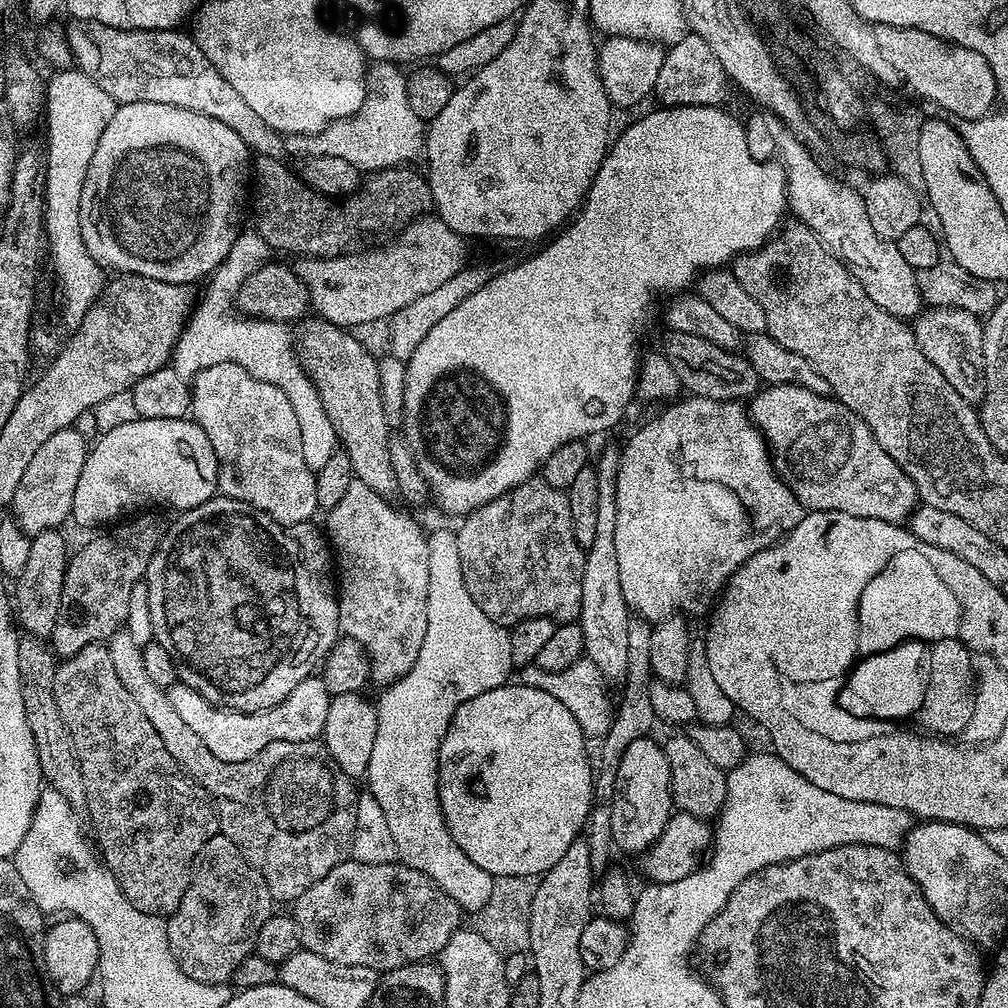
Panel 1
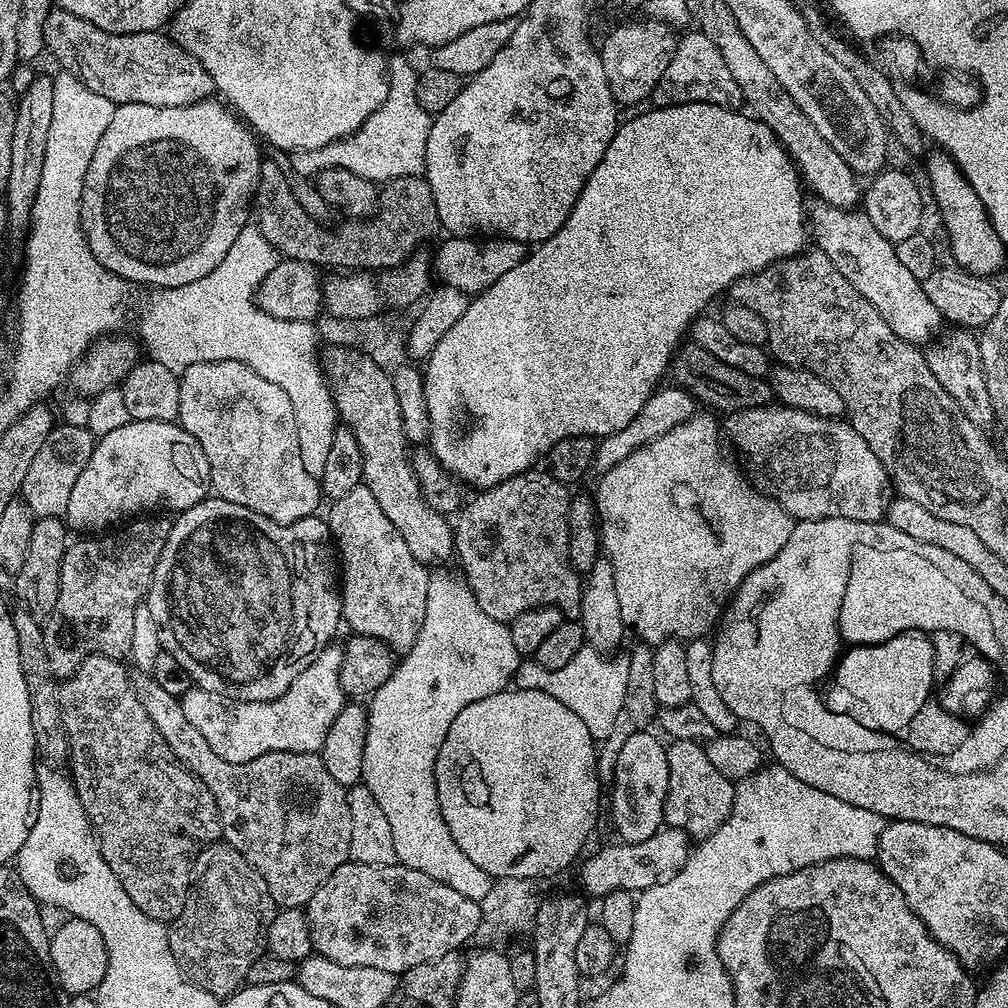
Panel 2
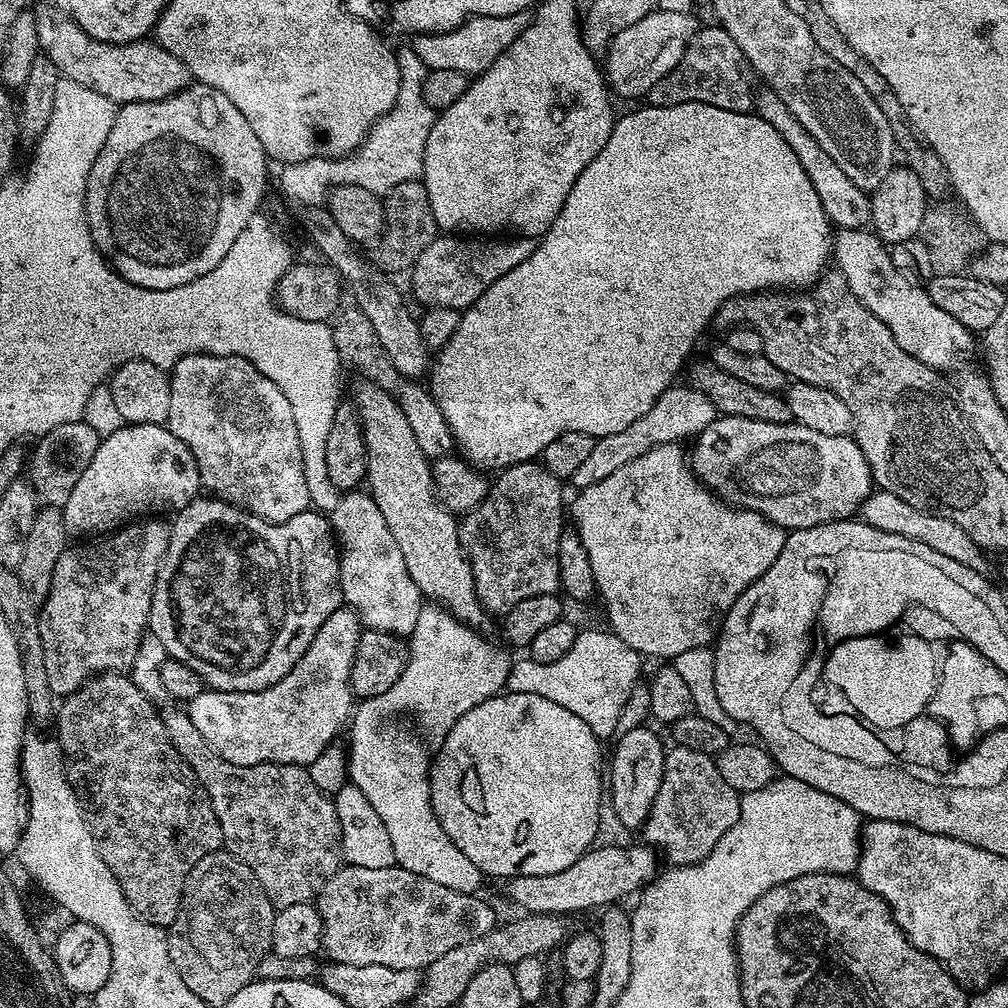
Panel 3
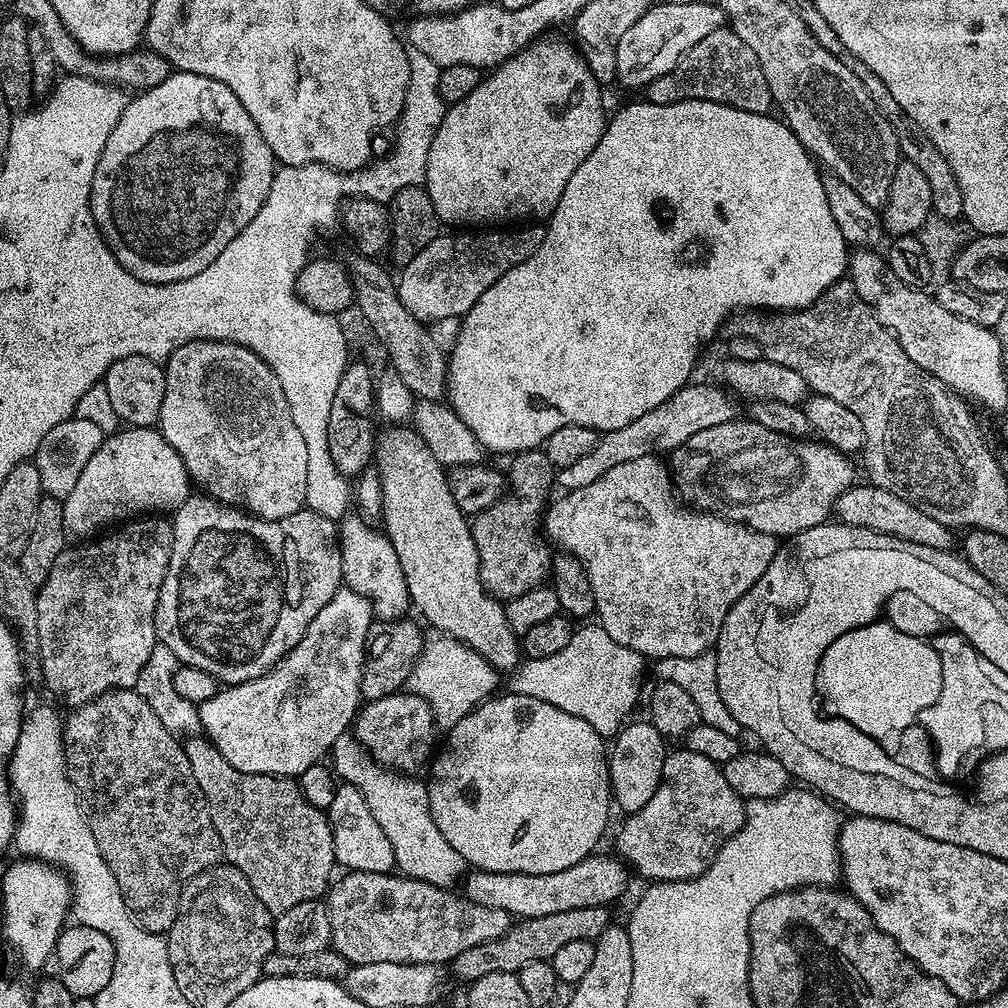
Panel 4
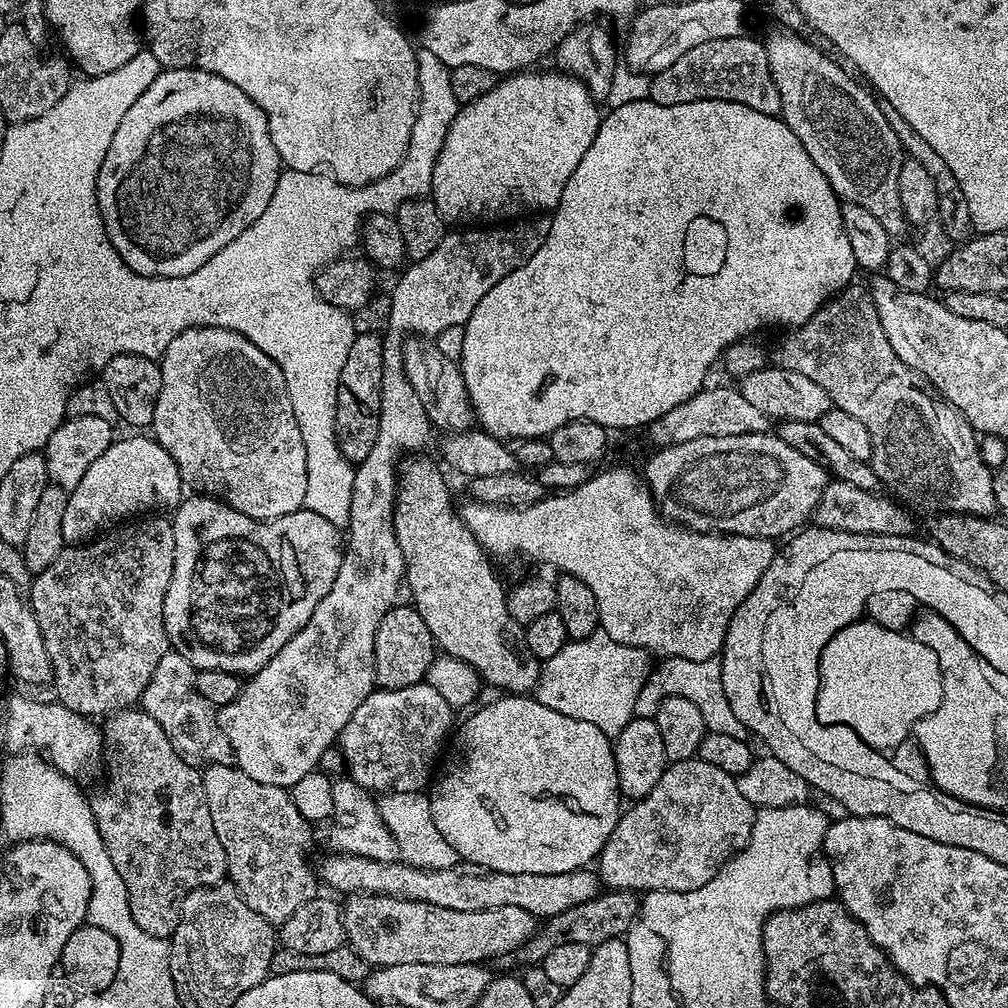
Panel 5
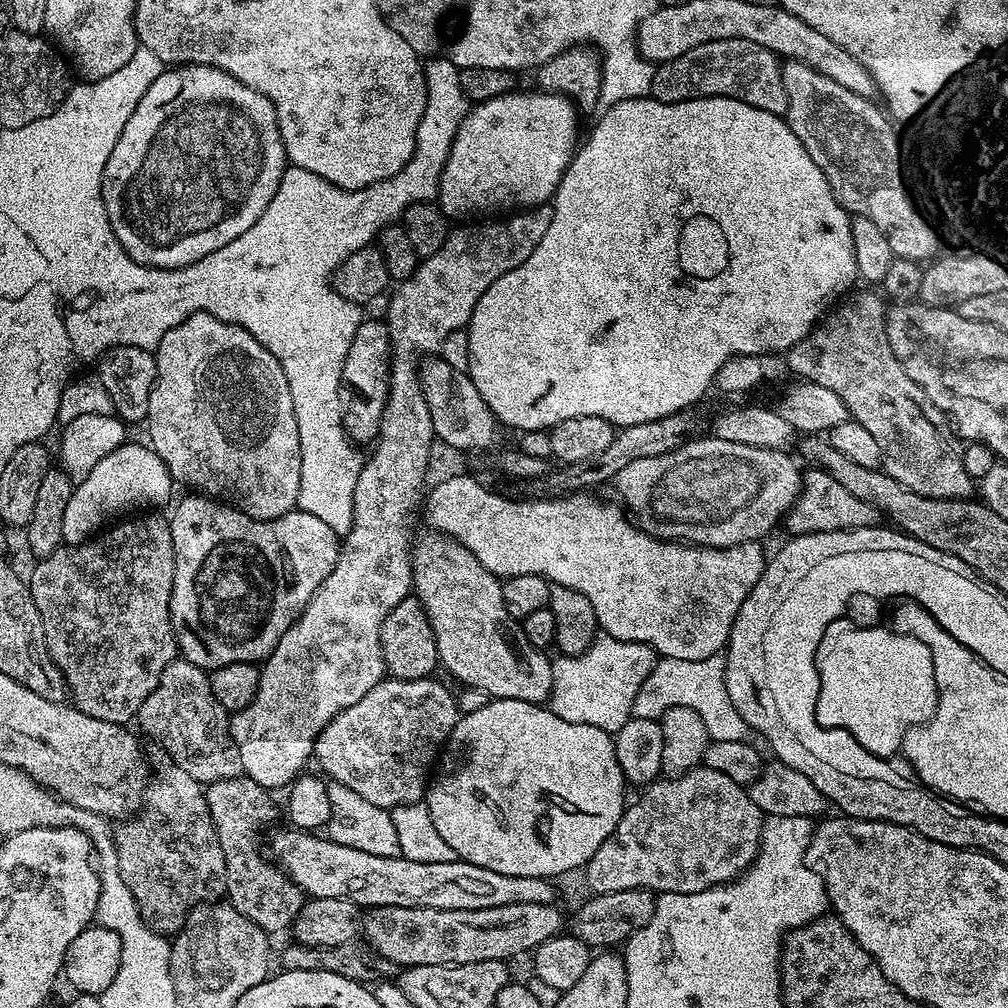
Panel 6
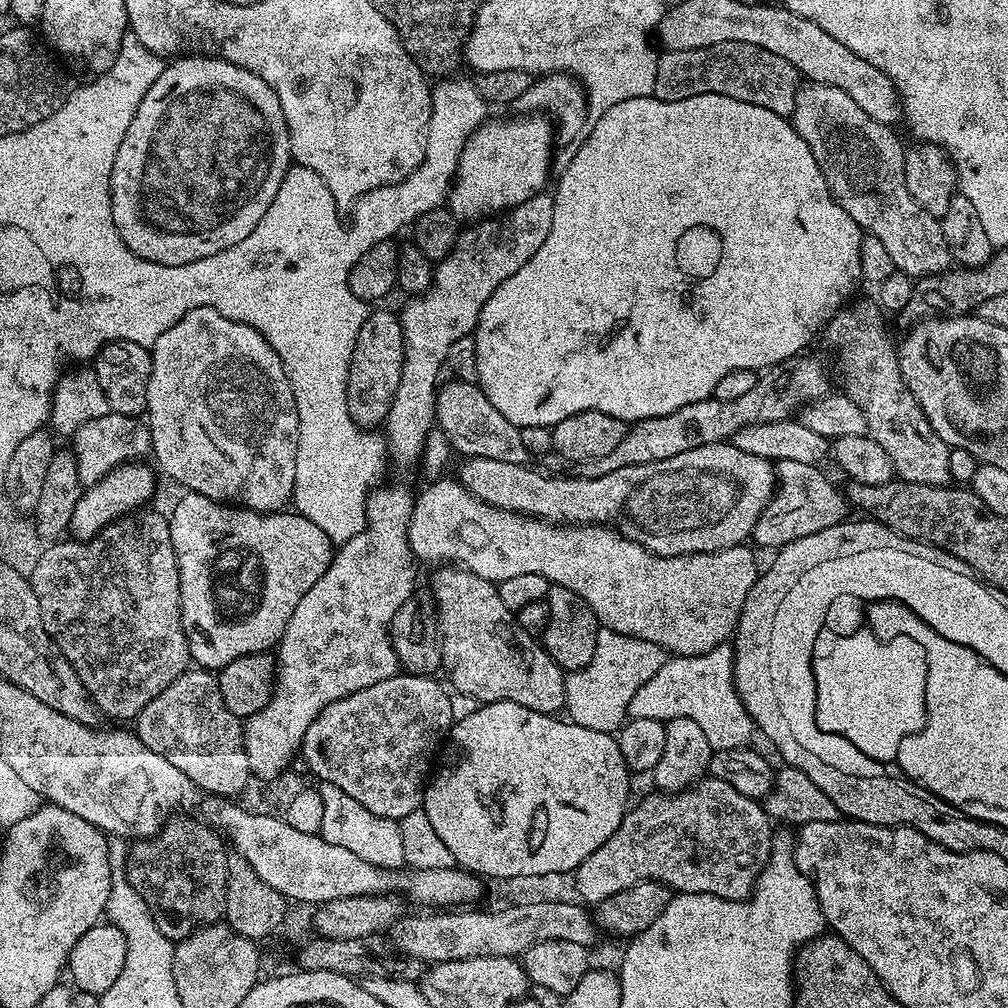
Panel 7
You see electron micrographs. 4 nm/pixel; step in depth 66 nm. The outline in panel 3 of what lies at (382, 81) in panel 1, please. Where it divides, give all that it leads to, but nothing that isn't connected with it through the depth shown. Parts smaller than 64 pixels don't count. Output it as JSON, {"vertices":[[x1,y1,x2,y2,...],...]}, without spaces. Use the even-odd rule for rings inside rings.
{"vertices":[[410,46,395,49,400,71,398,98,394,106,381,120,377,120,374,134,360,143,349,156,335,158,310,158,306,162,283,165,280,172,280,188,288,200,299,206,323,205,332,189,339,184,362,186,377,194,386,194,402,182,418,180,424,174,426,138,430,138,430,126,434,126,438,112,426,102,424,80,429,74,422,58]]}

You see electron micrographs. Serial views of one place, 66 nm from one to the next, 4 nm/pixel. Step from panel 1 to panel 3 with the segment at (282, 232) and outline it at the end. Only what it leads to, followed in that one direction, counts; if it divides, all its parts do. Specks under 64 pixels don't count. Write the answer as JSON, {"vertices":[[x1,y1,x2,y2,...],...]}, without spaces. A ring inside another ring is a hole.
{"vertices":[[423,179,411,180,394,186,383,197,383,201,384,235,371,249,370,260,384,273,407,273,418,262,418,254,422,254,422,250,426,250,426,246,430,246,438,235,434,210,430,210,430,194,426,194]]}

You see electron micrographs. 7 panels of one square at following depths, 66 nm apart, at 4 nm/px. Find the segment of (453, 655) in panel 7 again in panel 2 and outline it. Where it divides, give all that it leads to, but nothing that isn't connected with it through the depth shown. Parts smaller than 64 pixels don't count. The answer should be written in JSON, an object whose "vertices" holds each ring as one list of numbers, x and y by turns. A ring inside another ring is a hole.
{"vertices":[[325,347,322,367,328,389,332,392,332,401,336,404,339,423,354,434,358,440,358,450,362,450,363,487,374,494,378,506,382,506,386,518,394,522,398,534,402,534,402,540,406,546,410,546,410,552,420,564,433,566,448,555,451,557,454,552,453,525,444,514,432,510,420,493,392,376,357,348,350,347]]}

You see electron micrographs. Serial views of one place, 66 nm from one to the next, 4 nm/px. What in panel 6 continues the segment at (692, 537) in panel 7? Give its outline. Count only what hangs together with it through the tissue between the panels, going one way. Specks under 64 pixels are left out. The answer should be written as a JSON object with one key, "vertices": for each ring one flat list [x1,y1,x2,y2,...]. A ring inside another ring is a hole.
{"vertices":[[708,434,705,440,696,439,689,439,672,452,658,454,658,458,638,458,638,462,630,462,630,466,618,470,614,487,621,496,623,507,639,521,645,532,659,540,675,540,701,548,725,548,763,541,763,536,788,515,800,495,801,465,795,459,792,461,784,450,726,442,715,434]]}

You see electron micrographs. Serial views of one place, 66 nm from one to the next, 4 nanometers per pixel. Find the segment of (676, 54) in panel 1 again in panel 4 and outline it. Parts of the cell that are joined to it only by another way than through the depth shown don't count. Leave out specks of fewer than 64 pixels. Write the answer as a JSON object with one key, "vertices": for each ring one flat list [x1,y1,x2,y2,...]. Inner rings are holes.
{"vertices":[[728,26,706,34,702,42,690,46,690,50,678,58,674,70,648,84,646,95,650,104,709,100,763,116,769,115,774,108,770,86,766,86,766,74,762,74,762,62,758,62,754,50,750,50,750,46,746,46,746,42,742,42,742,38,738,38]]}

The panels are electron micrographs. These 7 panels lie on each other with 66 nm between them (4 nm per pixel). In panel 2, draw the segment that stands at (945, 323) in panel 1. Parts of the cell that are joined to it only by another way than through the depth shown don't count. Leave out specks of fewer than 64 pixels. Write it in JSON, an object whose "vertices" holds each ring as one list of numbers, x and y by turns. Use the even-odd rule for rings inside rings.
{"vertices":[[959,326,948,331,952,332,946,333,947,331,945,331,927,349,928,365,934,378,938,378,938,382,942,382,942,390,946,390,946,394,950,394,950,398,954,398,954,402,958,402,962,414,966,414,966,418,970,418,970,422,974,422,979,428,987,429,988,424,995,425,997,419,994,402,990,402,990,389,986,386,982,350,977,333]]}

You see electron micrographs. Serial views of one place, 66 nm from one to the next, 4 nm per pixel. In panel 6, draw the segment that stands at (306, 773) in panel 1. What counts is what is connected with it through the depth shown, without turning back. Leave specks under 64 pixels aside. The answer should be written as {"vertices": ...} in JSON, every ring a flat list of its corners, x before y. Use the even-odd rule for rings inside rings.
{"vertices":[[241,775,232,780,209,783,206,795,218,842,226,858,226,896,232,907,269,934,280,932,283,928,284,931,291,929,304,905,304,891,293,884,279,867,273,866,267,859,264,861,256,849,256,831,276,816,273,793]]}

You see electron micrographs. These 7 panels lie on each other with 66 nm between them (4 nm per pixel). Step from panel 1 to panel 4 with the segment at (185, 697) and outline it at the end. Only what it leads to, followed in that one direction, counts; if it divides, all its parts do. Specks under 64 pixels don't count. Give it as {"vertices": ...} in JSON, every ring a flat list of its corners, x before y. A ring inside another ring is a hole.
{"vertices":[[340,587,334,594,334,598,330,598,330,602,326,602,326,606,322,606,322,610,318,610,318,614,314,614,314,622,310,622,310,626,306,630,304,637,276,663,274,668,271,668,269,672,253,680,221,687,214,694,214,698,206,698,206,702,199,704,200,726,203,735,211,741,211,744,218,749,218,751,220,751,222,758,226,758,226,762,230,762,230,766,234,766,234,770,242,770,242,774,262,774,263,776,299,778,304,771,309,770,310,767,315,764,321,763,321,761,331,753,337,738,345,735,345,733,353,727,356,713,359,712,362,707,360,687,362,686,362,666,364,665,364,643,368,637,370,626,373,623,374,613,372,611,371,602,350,587]]}

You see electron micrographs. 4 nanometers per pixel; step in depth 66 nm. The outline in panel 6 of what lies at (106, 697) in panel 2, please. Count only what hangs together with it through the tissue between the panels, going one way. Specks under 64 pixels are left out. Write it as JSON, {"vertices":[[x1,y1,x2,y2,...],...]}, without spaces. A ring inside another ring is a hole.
{"vertices":[[156,750,153,756,151,753,150,768,154,775,146,789,140,811,115,829,114,839,122,882,130,886,130,894,134,894,134,902,142,918,155,932,171,937,184,927,188,915,199,904,219,901,227,893,228,867,210,814,205,785,186,774,182,766,175,764,163,750]]}

